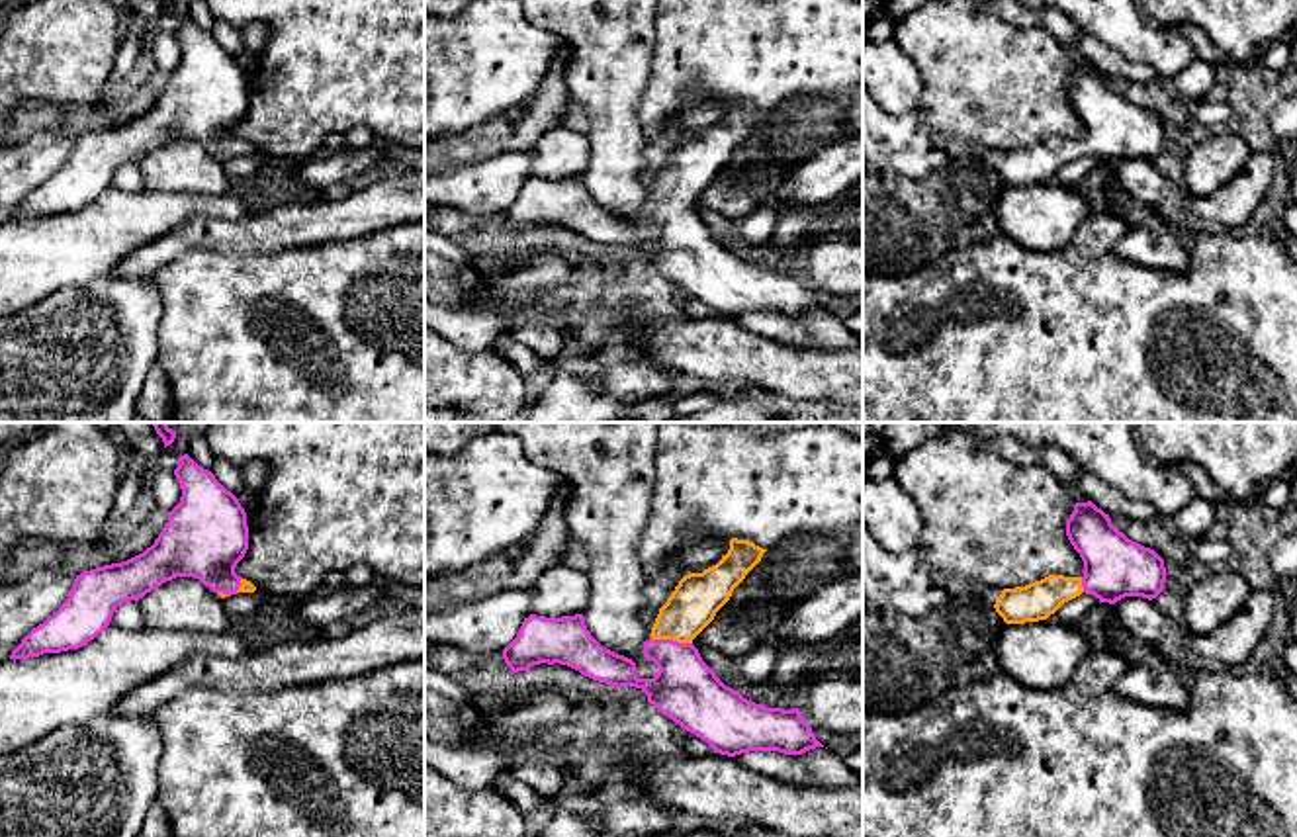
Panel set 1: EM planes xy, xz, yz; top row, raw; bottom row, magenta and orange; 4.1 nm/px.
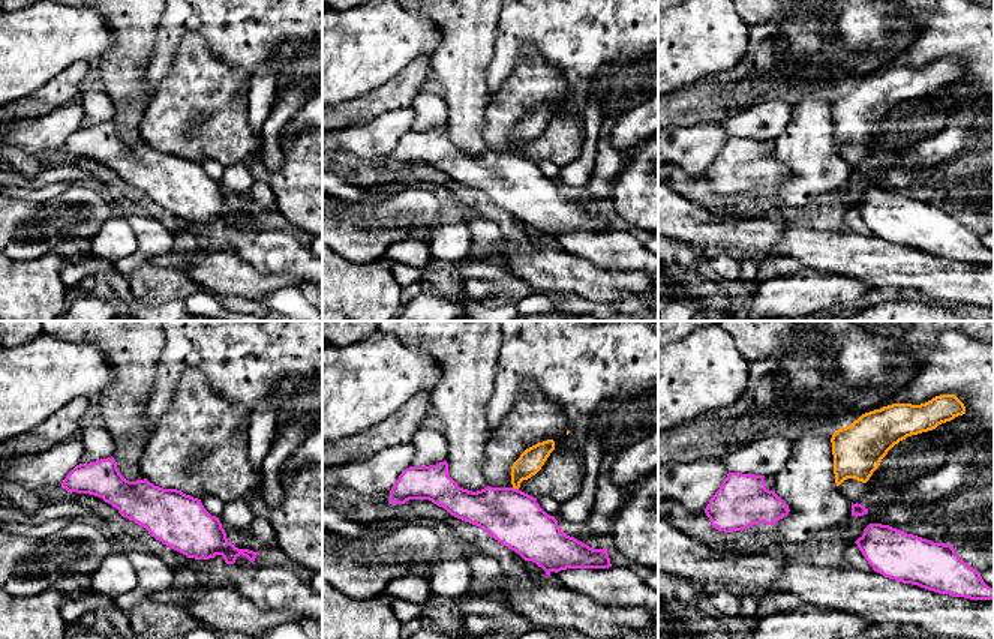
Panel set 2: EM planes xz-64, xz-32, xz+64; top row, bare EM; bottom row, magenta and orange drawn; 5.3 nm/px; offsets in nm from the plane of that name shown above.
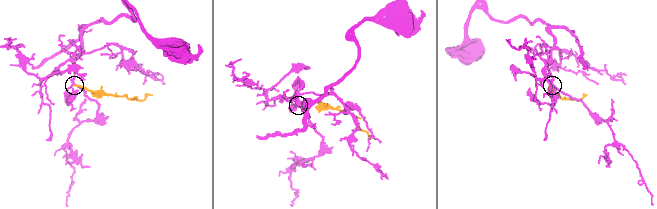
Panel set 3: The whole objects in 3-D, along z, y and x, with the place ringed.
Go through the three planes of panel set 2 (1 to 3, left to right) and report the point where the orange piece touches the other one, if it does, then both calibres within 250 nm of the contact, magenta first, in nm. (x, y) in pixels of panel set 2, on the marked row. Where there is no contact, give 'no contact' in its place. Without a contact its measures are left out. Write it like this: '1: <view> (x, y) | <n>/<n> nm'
1: no contact
2: xz-32 (516, 489) | 300/130 nm
3: no contact

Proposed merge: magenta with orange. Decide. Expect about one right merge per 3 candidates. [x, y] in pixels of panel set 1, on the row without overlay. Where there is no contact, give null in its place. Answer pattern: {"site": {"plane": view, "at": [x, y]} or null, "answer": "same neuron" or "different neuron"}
{"site": {"plane": "xz", "at": [671, 202]}, "answer": "same neuron"}

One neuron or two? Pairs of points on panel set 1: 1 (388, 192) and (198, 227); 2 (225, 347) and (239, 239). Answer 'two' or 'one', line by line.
1: one
2: two

